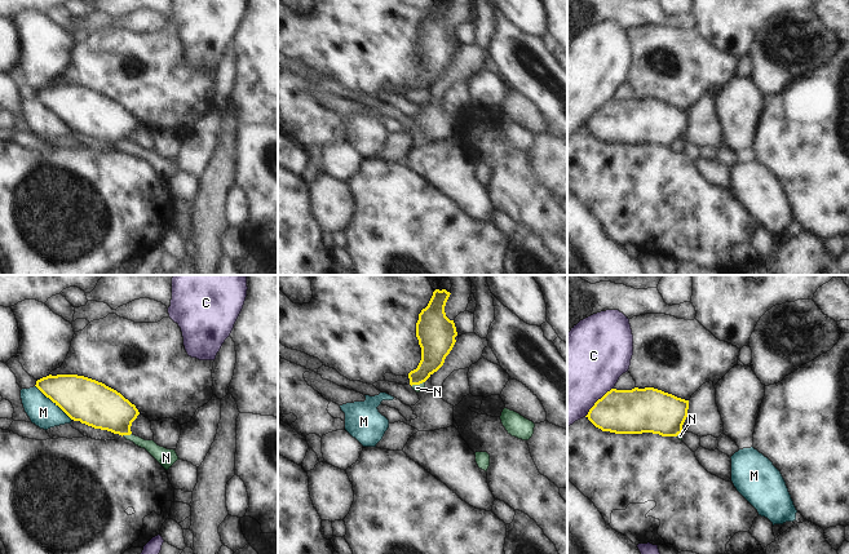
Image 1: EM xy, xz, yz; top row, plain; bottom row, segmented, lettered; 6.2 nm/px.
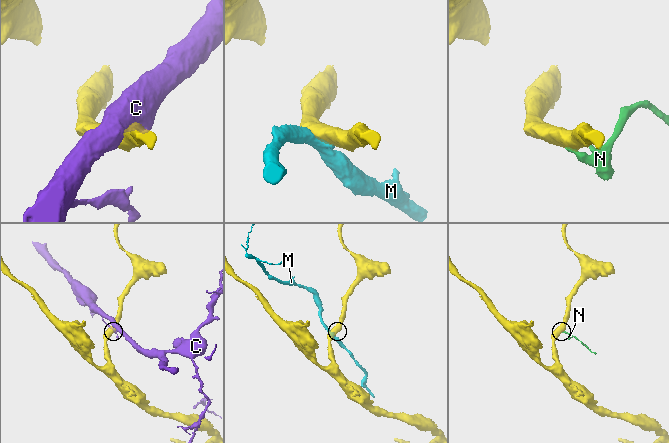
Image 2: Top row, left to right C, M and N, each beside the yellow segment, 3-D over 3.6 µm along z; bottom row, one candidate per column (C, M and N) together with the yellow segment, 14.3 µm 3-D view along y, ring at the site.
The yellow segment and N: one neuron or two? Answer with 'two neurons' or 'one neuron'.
two neurons

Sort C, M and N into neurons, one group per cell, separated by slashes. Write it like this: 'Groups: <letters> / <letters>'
Groups: C / M / N.

